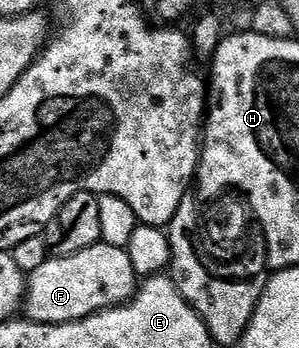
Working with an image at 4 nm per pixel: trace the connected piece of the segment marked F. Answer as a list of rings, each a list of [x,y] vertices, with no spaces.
[[[101,242],[78,254],[49,256],[38,270],[27,273],[22,312],[34,324],[69,324],[127,304],[137,287],[128,249]]]

